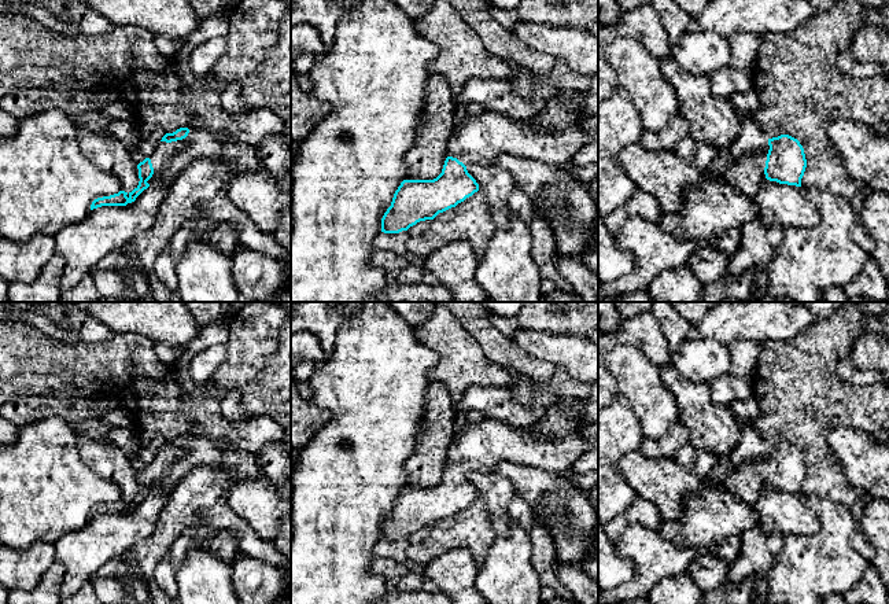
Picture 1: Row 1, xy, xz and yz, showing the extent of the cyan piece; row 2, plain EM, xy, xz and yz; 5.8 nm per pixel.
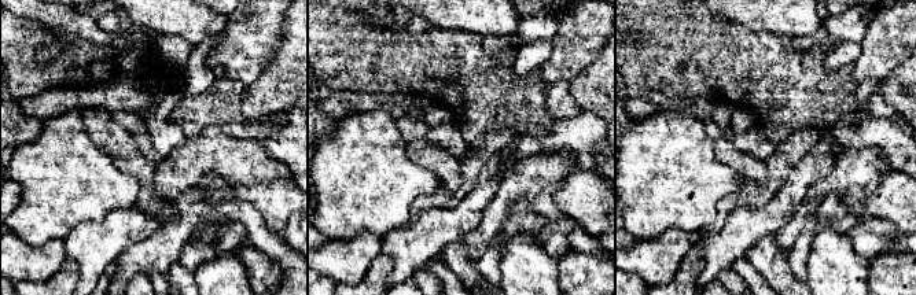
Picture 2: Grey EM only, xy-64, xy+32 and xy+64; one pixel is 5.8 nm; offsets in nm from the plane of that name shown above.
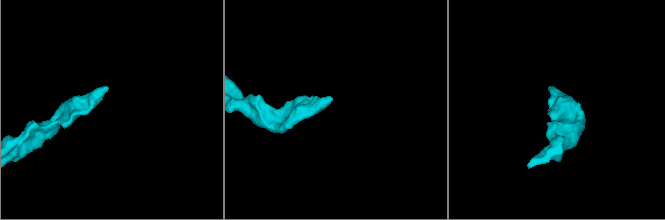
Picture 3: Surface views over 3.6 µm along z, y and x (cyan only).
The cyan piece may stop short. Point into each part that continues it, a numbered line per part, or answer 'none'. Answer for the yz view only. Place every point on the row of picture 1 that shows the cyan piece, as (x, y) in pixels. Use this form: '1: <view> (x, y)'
1: yz (747, 173)

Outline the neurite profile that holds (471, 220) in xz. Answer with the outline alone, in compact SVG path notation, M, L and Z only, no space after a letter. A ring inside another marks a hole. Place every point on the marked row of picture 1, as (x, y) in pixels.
M477 191L455 207L439 213L421 235L410 236L406 250L425 258L451 242L469 242L476 259L480 261L497 229L488 200Z

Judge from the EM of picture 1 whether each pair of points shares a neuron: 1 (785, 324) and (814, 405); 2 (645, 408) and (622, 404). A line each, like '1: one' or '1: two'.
1: two
2: two

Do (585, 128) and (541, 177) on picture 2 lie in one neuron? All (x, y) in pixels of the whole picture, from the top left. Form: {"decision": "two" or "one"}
{"decision": "two"}

